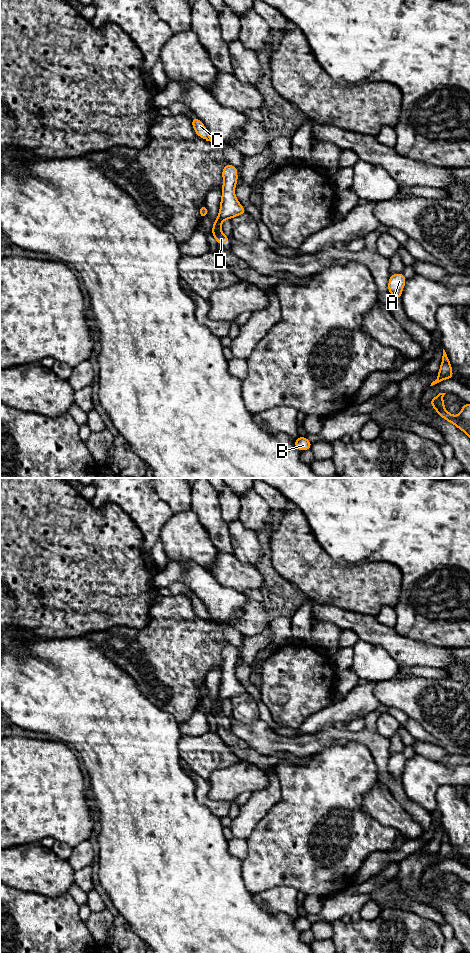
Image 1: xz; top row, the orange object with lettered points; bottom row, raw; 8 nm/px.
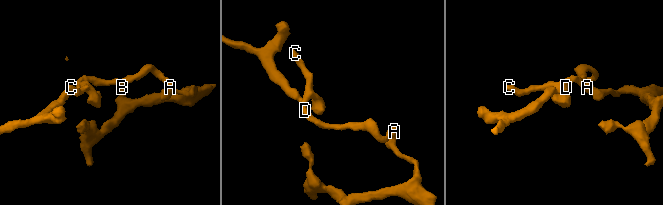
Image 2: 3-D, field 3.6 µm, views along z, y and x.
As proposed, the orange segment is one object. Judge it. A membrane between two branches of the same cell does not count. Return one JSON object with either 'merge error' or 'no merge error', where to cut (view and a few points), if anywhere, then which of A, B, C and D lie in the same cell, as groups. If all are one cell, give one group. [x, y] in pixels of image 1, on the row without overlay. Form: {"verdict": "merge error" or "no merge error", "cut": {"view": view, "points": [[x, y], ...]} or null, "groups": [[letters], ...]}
{"verdict": "merge error", "cut": {"view": "xz", "points": [[216, 699], [220, 707]]}, "groups": [["A", "B", "C"], ["D"]]}

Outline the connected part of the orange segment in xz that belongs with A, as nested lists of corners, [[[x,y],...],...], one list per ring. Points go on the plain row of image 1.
[[[402,753],[392,754],[388,762],[388,772],[394,777],[401,779],[402,771],[406,763],[406,758]]]

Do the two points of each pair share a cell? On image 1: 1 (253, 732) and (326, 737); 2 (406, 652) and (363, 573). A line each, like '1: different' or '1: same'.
1: same
2: different

